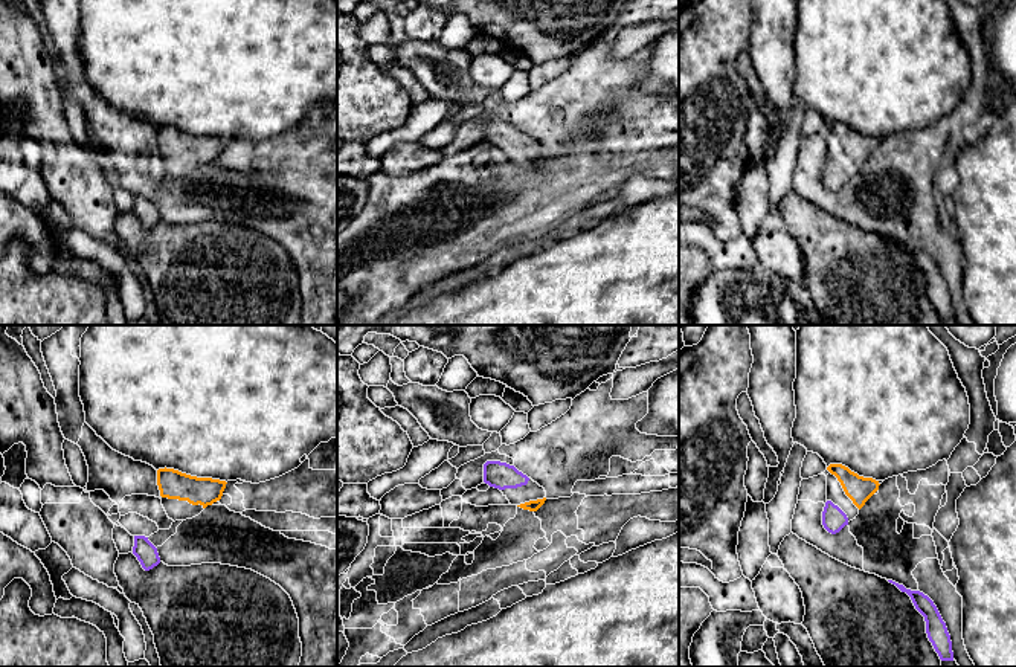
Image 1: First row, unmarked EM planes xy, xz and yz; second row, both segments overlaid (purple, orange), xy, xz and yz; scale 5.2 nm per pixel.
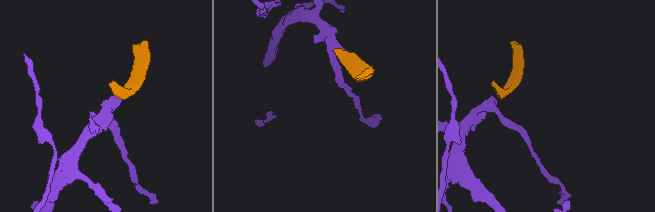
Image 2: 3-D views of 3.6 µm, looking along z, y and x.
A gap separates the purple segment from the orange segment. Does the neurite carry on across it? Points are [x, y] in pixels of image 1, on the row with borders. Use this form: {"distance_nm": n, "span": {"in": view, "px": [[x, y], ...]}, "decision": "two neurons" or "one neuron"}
{"distance_nm": 70, "span": {"in": "yz", "px": [[842, 512], [853, 502]]}, "decision": "one neuron"}

